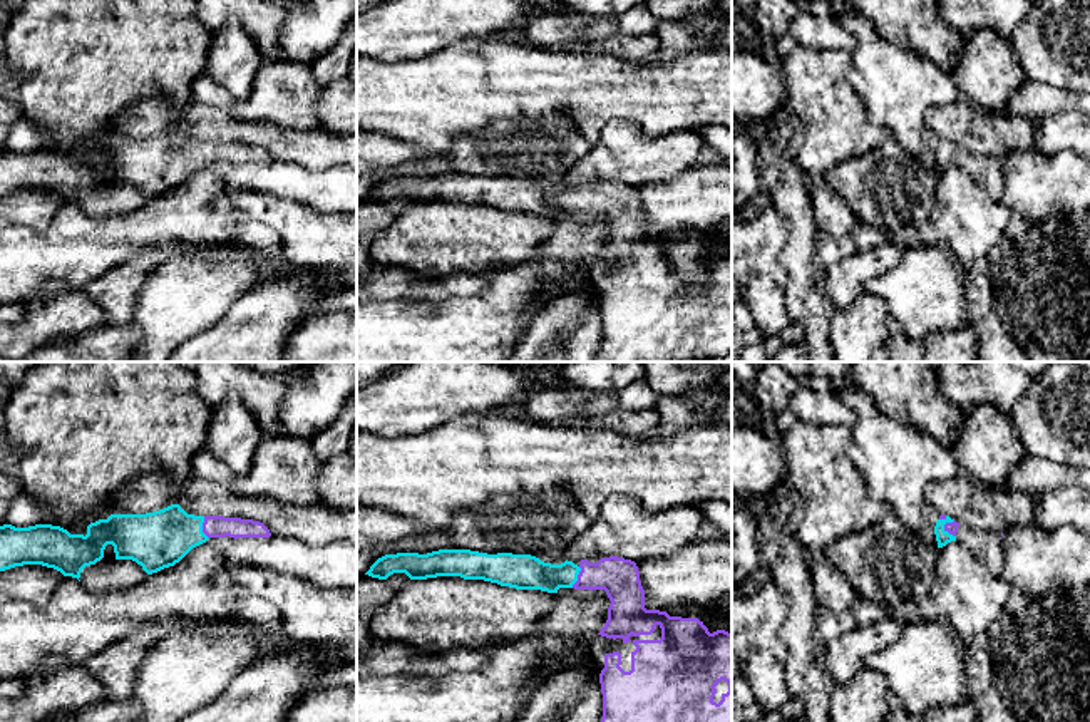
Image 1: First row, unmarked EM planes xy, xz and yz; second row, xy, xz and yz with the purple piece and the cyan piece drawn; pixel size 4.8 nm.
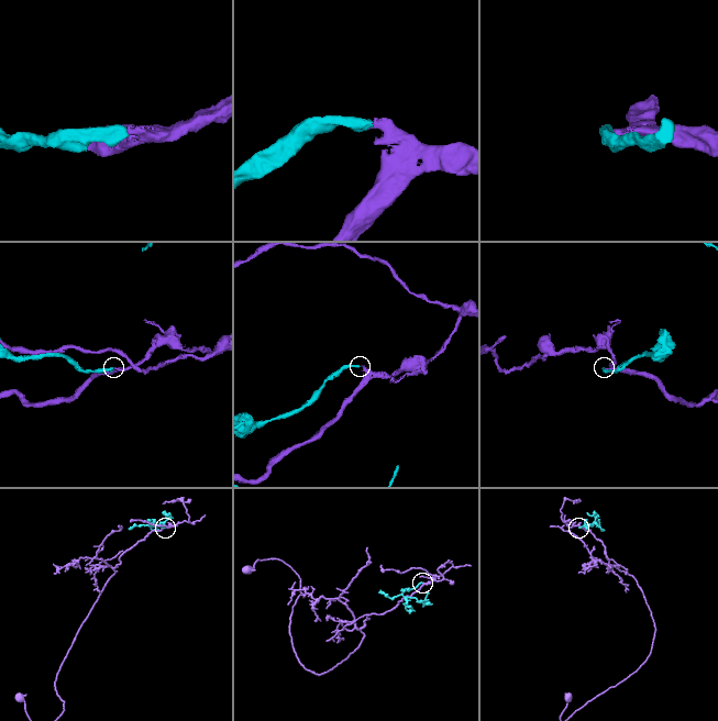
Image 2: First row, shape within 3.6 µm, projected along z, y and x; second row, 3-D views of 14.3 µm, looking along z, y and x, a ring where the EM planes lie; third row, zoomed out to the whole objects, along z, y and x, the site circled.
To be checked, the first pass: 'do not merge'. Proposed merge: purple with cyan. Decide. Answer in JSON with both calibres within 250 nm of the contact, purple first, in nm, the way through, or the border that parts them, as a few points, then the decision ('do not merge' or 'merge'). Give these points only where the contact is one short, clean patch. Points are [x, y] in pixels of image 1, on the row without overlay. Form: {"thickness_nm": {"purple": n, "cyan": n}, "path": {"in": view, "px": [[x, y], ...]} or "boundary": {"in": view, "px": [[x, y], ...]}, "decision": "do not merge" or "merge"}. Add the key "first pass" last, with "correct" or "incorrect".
{"thickness_nm": {"purple": 110, "cyan": 280}, "path": {"in": "xy", "px": [[215, 151], [203, 153], [169, 158], [158, 165]]}, "decision": "merge", "first pass": "incorrect"}

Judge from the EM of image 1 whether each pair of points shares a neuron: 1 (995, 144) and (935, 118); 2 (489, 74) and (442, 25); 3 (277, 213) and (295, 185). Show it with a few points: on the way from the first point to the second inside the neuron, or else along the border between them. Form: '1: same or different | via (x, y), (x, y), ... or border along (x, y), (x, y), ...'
1: same | via (980, 133), (961, 123), (950, 123)
2: different | border along (496, 37), (457, 39), (421, 56)
3: different | border along (272, 193), (310, 205), (323, 213)

